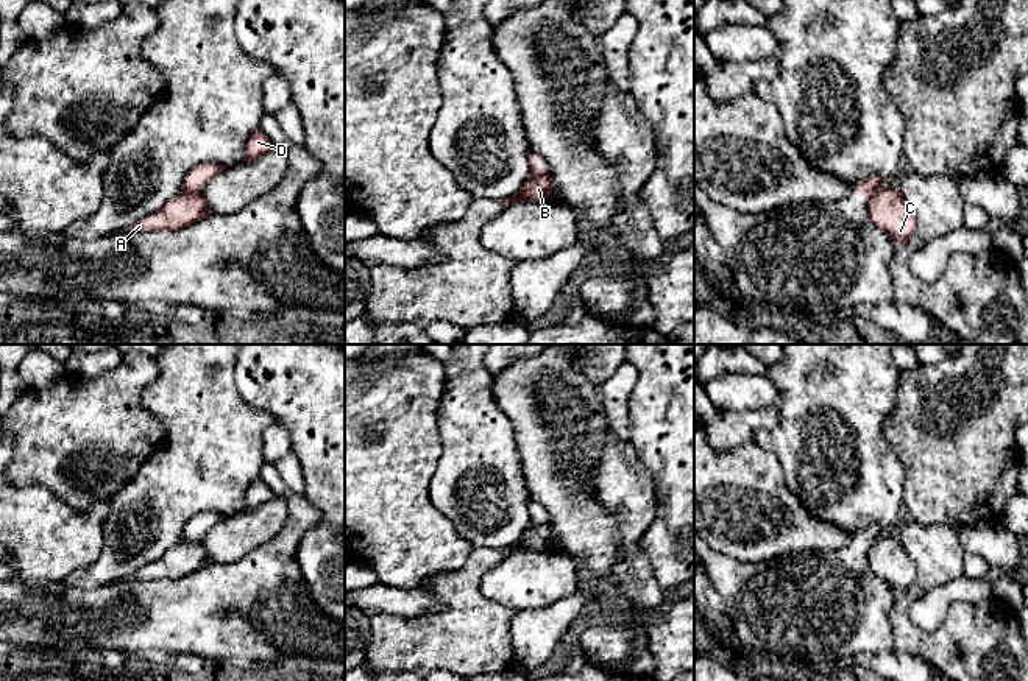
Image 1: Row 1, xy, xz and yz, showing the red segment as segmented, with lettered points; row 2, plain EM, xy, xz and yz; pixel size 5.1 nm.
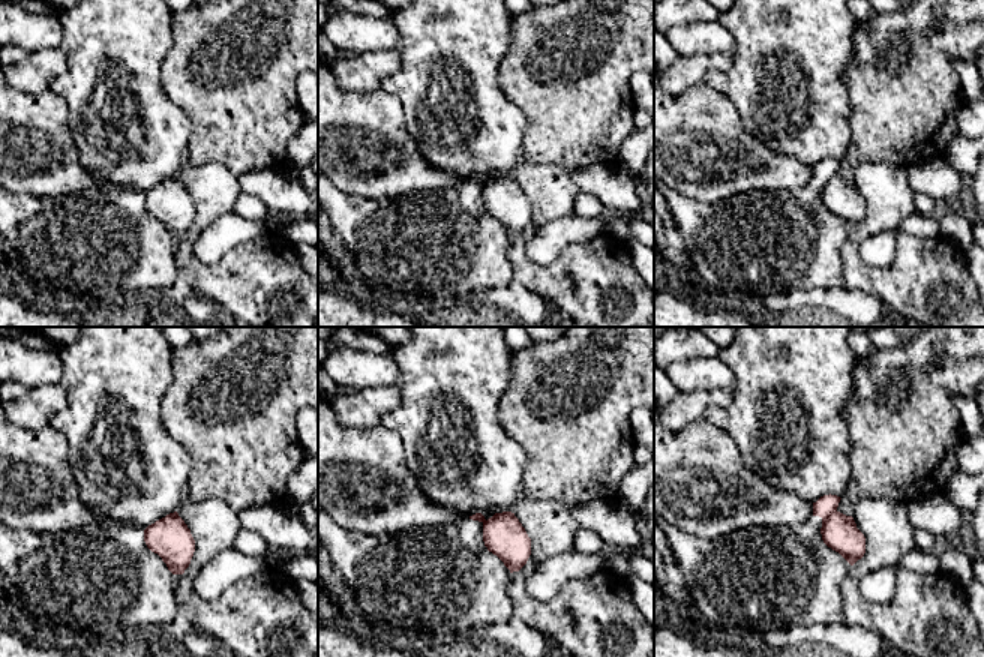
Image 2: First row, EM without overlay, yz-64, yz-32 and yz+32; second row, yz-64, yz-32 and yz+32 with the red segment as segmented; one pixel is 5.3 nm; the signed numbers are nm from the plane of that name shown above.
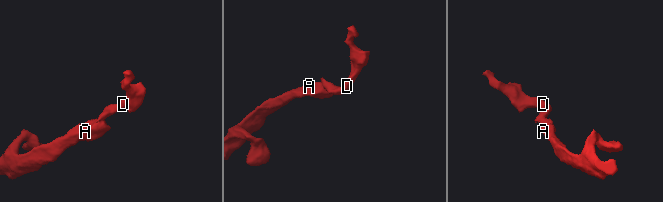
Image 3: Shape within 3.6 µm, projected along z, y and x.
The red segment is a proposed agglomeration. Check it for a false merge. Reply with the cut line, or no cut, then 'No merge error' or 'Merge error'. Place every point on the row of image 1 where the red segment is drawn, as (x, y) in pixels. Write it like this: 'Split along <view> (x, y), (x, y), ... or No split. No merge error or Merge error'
Split along yz (883, 186), (868, 200). Merge error

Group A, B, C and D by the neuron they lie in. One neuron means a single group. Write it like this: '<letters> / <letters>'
A B C / D

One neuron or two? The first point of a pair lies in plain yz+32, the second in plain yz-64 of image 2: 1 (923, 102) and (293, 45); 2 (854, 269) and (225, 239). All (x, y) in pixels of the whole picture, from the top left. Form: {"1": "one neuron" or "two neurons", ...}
{"1": "one neuron", "2": "two neurons"}

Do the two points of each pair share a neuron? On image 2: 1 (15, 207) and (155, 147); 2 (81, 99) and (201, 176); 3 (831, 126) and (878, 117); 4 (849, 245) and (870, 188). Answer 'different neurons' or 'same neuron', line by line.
1: different neurons
2: different neurons
3: different neurons
4: same neuron

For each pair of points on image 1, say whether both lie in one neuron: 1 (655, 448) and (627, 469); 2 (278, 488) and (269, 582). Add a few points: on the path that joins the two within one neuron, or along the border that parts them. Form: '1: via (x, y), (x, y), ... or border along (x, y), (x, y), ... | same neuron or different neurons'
1: border along (627, 440), (651, 471), (652, 485), (657, 493) | different neurons
2: via (295, 510), (295, 527), (276, 558) | same neuron

